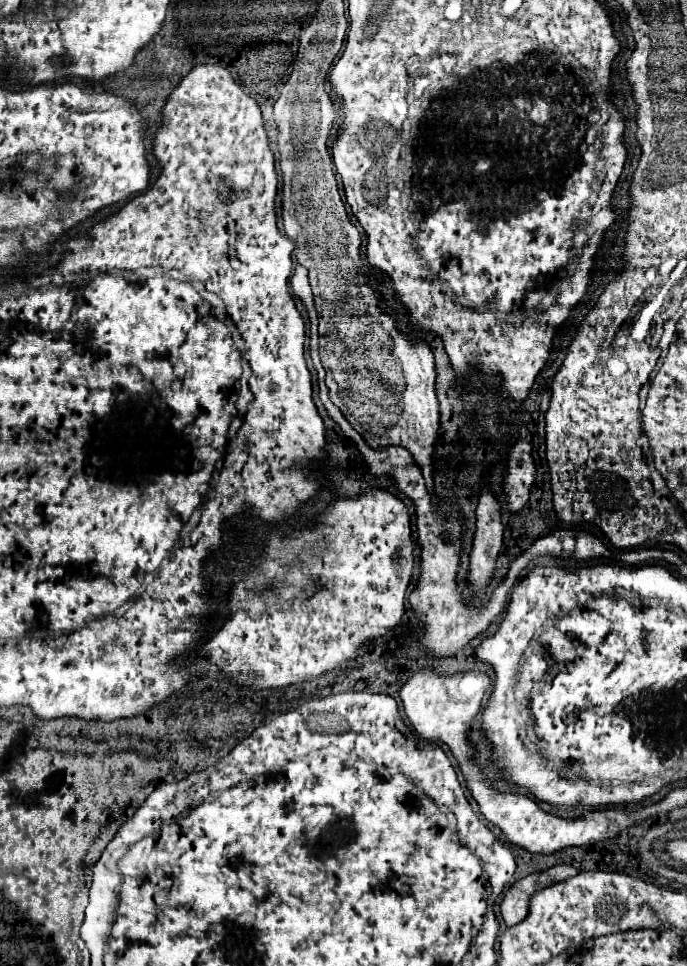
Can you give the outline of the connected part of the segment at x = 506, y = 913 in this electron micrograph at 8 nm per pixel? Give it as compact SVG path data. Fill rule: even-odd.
M530 874L526 878L514 882L506 890L506 894L500 902L500 914L504 918L506 928L510 928L510 926L514 926L526 918L530 896L540 888L542 888L540 886L540 874Z

